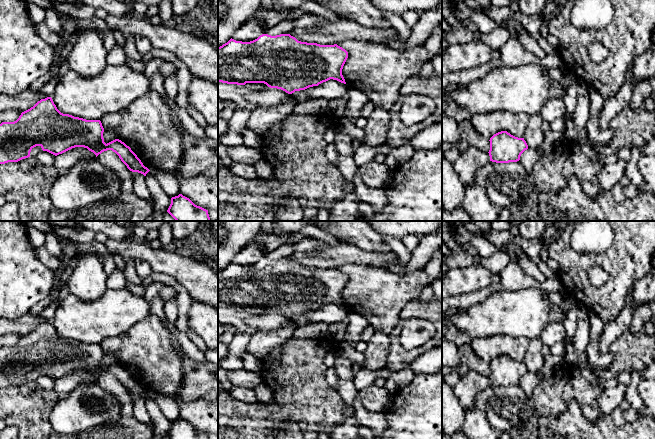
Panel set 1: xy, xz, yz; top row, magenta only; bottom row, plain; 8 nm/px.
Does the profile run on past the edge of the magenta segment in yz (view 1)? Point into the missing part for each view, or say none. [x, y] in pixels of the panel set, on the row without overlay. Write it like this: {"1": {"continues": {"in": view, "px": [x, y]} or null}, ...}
{"1": {"continues": null}}

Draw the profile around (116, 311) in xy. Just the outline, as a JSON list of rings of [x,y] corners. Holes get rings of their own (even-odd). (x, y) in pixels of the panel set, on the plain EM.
[[[107,288],[99,299],[91,302],[82,301],[70,293],[57,307],[51,322],[63,338],[86,344],[101,344],[106,338],[121,336],[150,315],[150,302],[144,297],[136,296],[127,288]]]

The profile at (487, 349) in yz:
[[[496,335],[487,338],[472,339],[471,348],[479,358],[486,363],[501,355],[523,362],[527,354],[530,340],[526,337],[512,337],[509,335]]]

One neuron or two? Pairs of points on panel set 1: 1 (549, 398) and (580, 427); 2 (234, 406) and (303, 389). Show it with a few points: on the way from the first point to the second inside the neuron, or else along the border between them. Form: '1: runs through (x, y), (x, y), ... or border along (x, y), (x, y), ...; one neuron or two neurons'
1: border along (541, 415), (557, 416), (575, 400), (586, 419); two neurons
2: runs through (251, 410), (282, 410), (286, 406); one neuron

